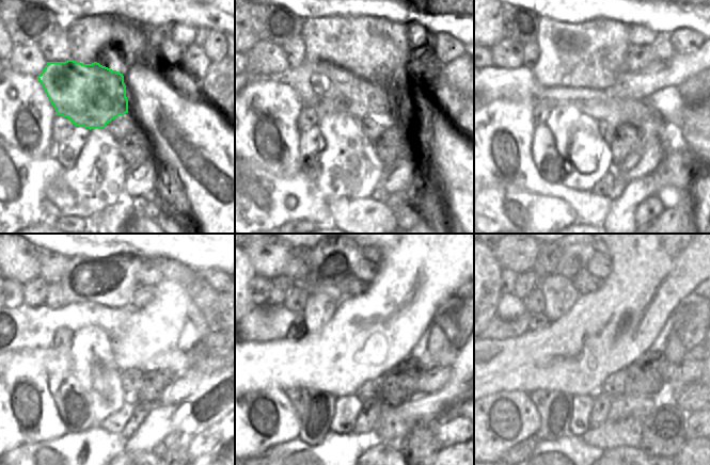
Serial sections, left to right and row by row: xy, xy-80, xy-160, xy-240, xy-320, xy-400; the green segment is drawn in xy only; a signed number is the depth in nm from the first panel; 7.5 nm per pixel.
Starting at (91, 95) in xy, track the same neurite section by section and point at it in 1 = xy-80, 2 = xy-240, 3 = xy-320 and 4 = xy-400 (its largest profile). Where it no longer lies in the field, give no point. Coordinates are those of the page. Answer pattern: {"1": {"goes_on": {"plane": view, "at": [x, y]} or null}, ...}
{"1": {"goes_on": {"plane": "xy-80", "at": [326, 89]}}, "2": {"goes_on": {"plane": "xy-240", "at": [212, 353]}}, "3": {"goes_on": {"plane": "xy-320", "at": [445, 358]}}, "4": {"goes_on": {"plane": "xy-400", "at": [691, 353]}}}

